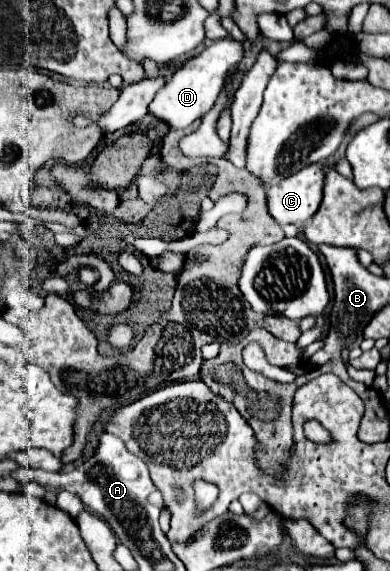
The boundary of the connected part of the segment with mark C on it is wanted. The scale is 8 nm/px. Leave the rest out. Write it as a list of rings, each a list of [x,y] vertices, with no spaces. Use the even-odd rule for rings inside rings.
[[[308,165],[268,189],[268,213],[280,223],[304,225],[320,207],[326,165]]]

